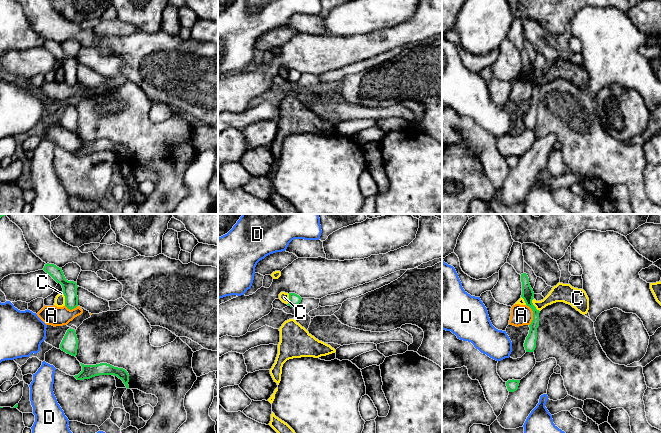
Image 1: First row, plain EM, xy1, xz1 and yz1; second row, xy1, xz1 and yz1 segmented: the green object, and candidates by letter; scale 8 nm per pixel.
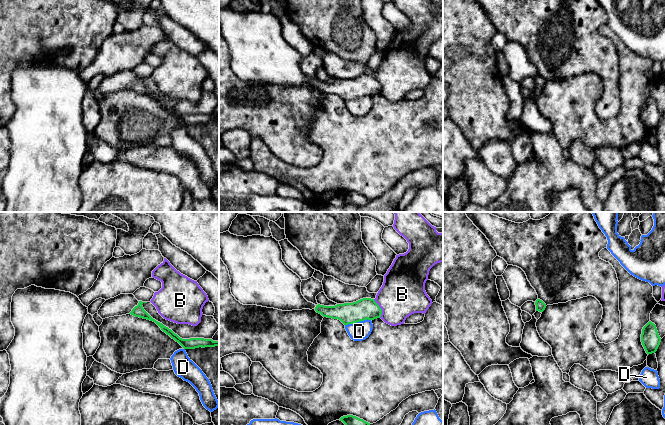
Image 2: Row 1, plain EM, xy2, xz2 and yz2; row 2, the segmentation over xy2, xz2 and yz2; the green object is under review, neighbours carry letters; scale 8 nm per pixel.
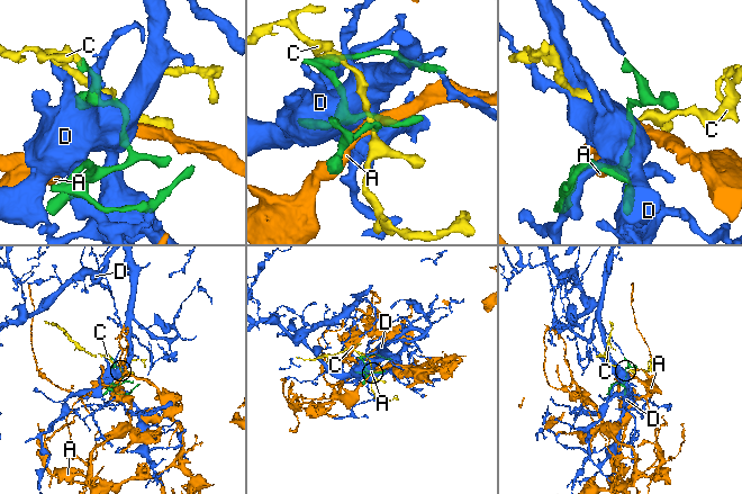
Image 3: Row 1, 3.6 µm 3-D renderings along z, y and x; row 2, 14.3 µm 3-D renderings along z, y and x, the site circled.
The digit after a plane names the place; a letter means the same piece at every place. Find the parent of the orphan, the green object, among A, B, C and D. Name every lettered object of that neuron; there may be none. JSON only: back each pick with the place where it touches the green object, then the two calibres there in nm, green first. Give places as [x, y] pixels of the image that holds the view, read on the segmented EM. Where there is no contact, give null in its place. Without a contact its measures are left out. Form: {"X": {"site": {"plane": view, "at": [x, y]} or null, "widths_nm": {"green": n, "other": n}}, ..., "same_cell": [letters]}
{"same_cell": []}

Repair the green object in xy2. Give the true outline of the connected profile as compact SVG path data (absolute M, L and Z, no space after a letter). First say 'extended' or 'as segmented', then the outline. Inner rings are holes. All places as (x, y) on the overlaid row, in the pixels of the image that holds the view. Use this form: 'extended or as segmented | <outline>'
as segmented | M139 301L138 305L135 306L132 311L129 313L135 317L147 319L155 322L163 332L169 335L172 339L178 342L184 349L195 349L195 348L205 348L205 347L215 347L219 346L219 341L213 341L212 339L204 339L204 338L190 338L190 339L182 339L177 334L175 334L171 329L164 326L162 323L153 319L143 308L142 304L147 302Z

